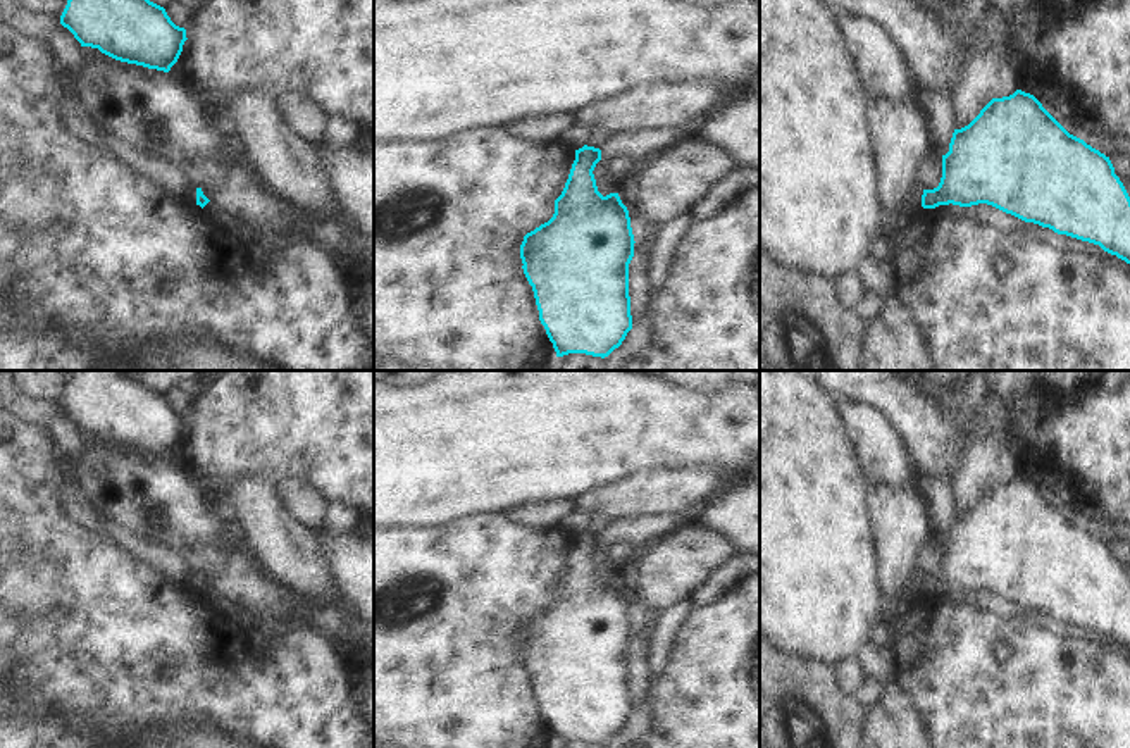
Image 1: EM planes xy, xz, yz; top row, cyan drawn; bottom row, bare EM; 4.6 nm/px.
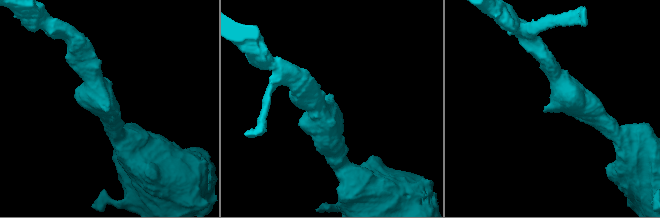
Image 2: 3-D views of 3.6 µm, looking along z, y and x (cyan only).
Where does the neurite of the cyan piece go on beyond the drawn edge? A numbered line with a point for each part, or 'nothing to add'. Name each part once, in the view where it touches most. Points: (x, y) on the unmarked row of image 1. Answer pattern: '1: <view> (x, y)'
nothing to add

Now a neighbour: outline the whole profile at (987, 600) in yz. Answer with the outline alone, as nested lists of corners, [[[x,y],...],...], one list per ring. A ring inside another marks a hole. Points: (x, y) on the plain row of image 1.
[[[978,589],[978,591],[972,591],[972,593],[959,593],[959,591],[939,591],[935,593],[935,596],[939,600],[946,600],[946,602],[953,602],[953,603],[973,603],[984,610],[994,612],[999,617],[1004,619],[1013,619],[1013,617],[1020,617],[1025,610],[1025,607],[1006,600],[992,591],[987,589]]]

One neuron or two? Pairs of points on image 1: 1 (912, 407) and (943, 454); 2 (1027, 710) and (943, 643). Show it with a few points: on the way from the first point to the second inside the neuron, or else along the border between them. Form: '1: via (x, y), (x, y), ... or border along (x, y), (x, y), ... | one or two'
1: via (918, 419), (931, 431), (932, 442) | one
2: via (1006, 707), (963, 664) | one

